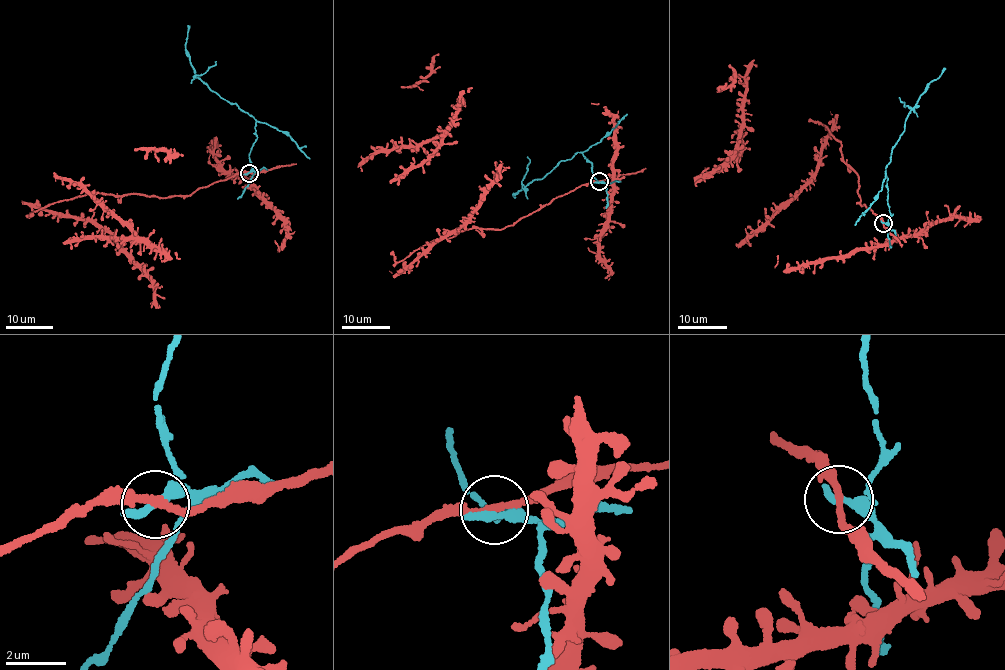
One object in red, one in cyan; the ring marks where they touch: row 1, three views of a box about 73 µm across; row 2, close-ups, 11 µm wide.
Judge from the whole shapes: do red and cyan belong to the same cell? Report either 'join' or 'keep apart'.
keep apart

